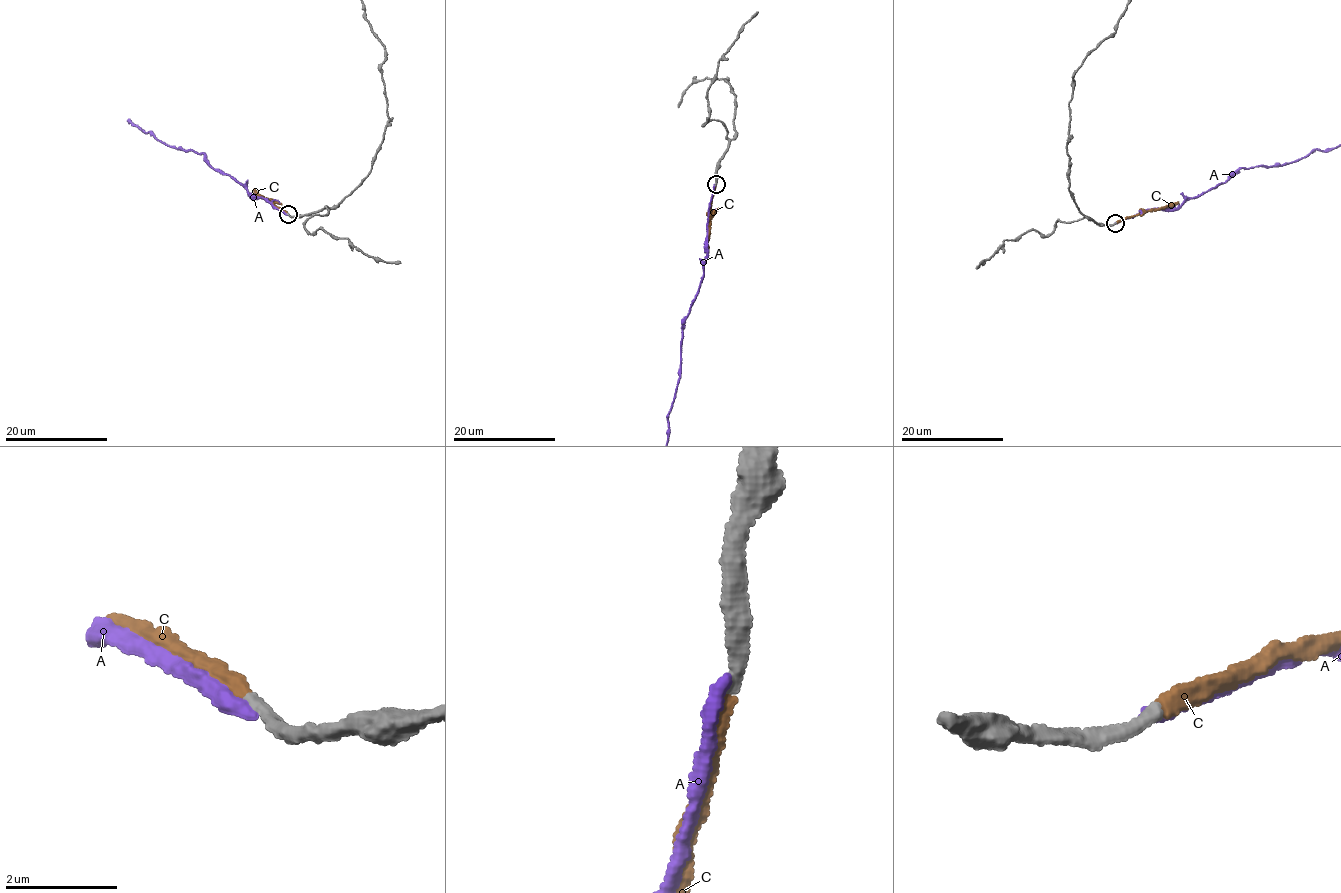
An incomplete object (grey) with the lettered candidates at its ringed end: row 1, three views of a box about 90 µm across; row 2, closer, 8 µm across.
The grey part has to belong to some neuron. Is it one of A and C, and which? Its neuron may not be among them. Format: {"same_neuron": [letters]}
{"same_neuron": ["C"]}

